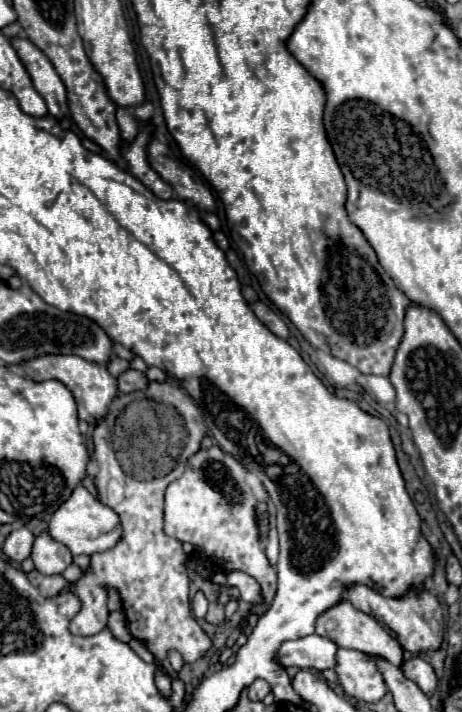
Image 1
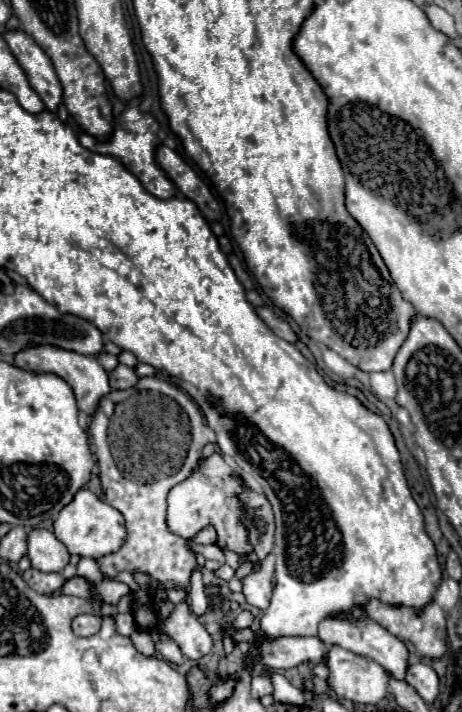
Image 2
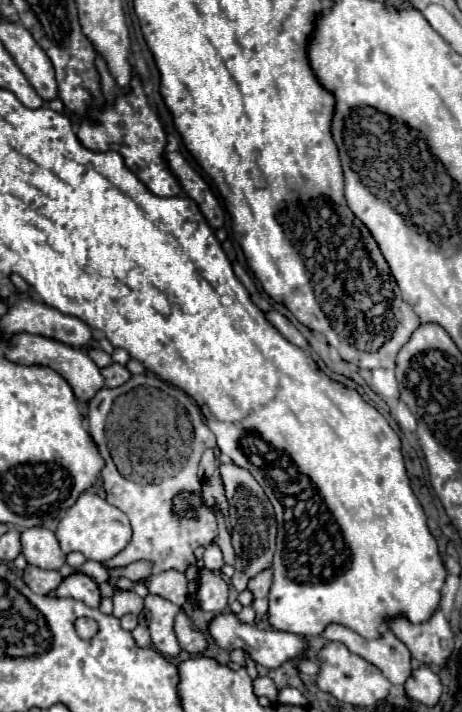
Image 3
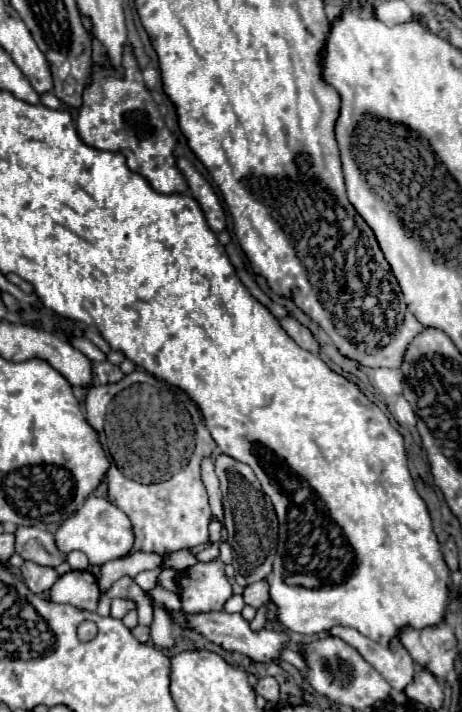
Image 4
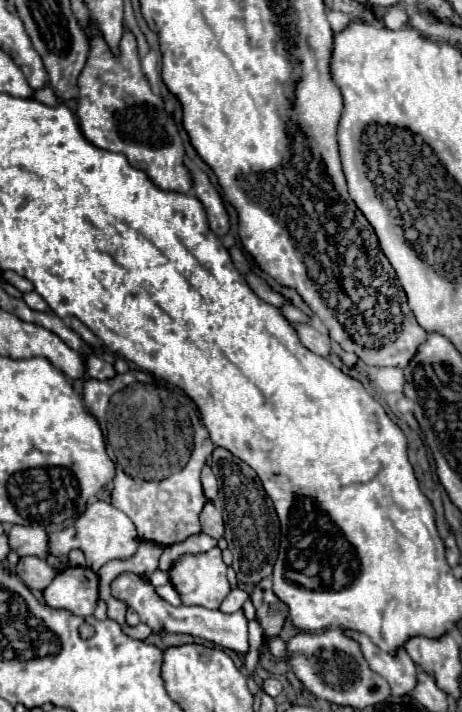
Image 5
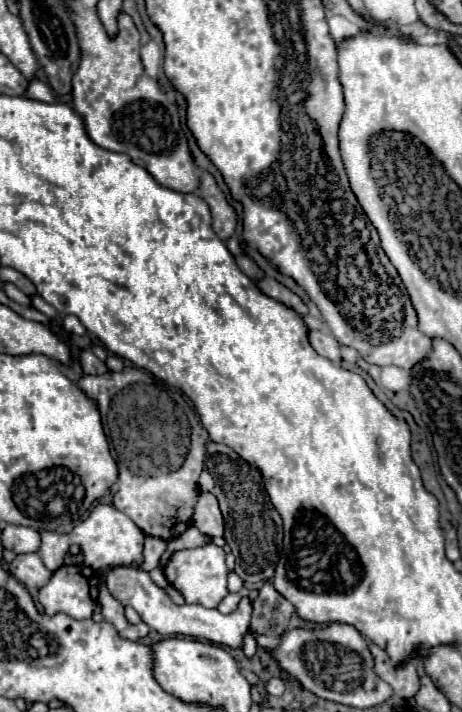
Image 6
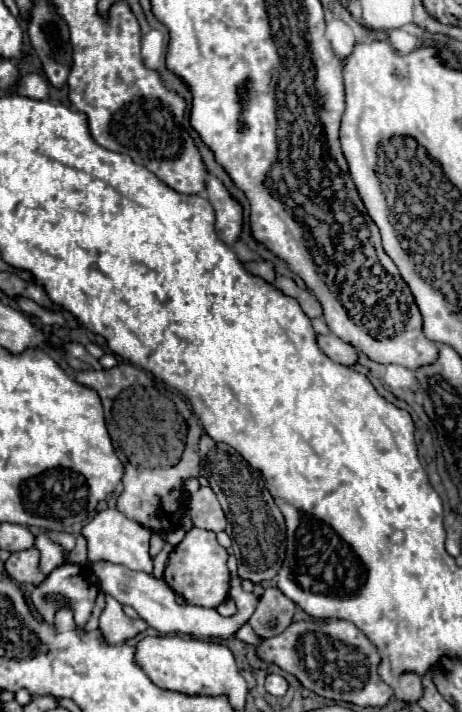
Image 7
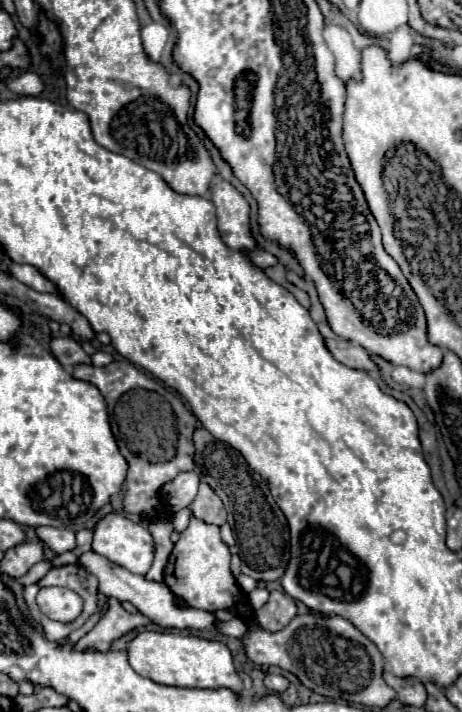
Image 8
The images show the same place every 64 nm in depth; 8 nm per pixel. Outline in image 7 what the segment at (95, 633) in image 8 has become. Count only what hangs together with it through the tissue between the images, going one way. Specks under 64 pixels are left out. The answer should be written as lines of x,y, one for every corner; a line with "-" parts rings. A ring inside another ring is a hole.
106,596
106,608
100,616
100,630
110,644
126,642
147,628
144,620
118,620
118,602
112,596

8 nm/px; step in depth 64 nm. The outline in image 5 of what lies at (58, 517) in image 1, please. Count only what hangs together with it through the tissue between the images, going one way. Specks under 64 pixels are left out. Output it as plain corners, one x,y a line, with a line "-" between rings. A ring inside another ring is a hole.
92,500
86,504
86,510
76,518
76,522
62,532
52,532
48,536
52,544
52,560
46,560
50,566
58,564
58,556
66,556
70,550
80,548
86,556
88,568
98,572
106,562
114,558
130,558
138,548
138,536
132,520
118,508
114,508
110,502
104,500

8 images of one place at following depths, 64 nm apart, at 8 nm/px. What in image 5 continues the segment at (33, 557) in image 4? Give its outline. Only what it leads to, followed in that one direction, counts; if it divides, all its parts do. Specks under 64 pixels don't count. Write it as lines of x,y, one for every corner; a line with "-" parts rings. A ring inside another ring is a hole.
12,526
8,536
10,536
10,548
20,558
22,556
36,556
36,558
46,560
50,554
48,534
40,526

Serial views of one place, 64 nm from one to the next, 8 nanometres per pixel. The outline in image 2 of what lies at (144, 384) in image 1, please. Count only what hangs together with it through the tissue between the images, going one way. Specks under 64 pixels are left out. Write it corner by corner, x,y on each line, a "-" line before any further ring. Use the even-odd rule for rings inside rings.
120,364
112,374
110,374
110,384
114,390
126,390
138,384
138,374
134,372
134,368
128,368
124,364

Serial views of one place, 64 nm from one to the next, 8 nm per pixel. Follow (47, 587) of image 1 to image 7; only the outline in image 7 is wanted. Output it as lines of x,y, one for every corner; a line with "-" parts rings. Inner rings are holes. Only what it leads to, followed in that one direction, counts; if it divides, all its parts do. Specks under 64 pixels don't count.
36,548
12,552
12,556
6,560
6,572
12,580
32,586
38,586
46,578
46,574
40,570
40,552
36,552

